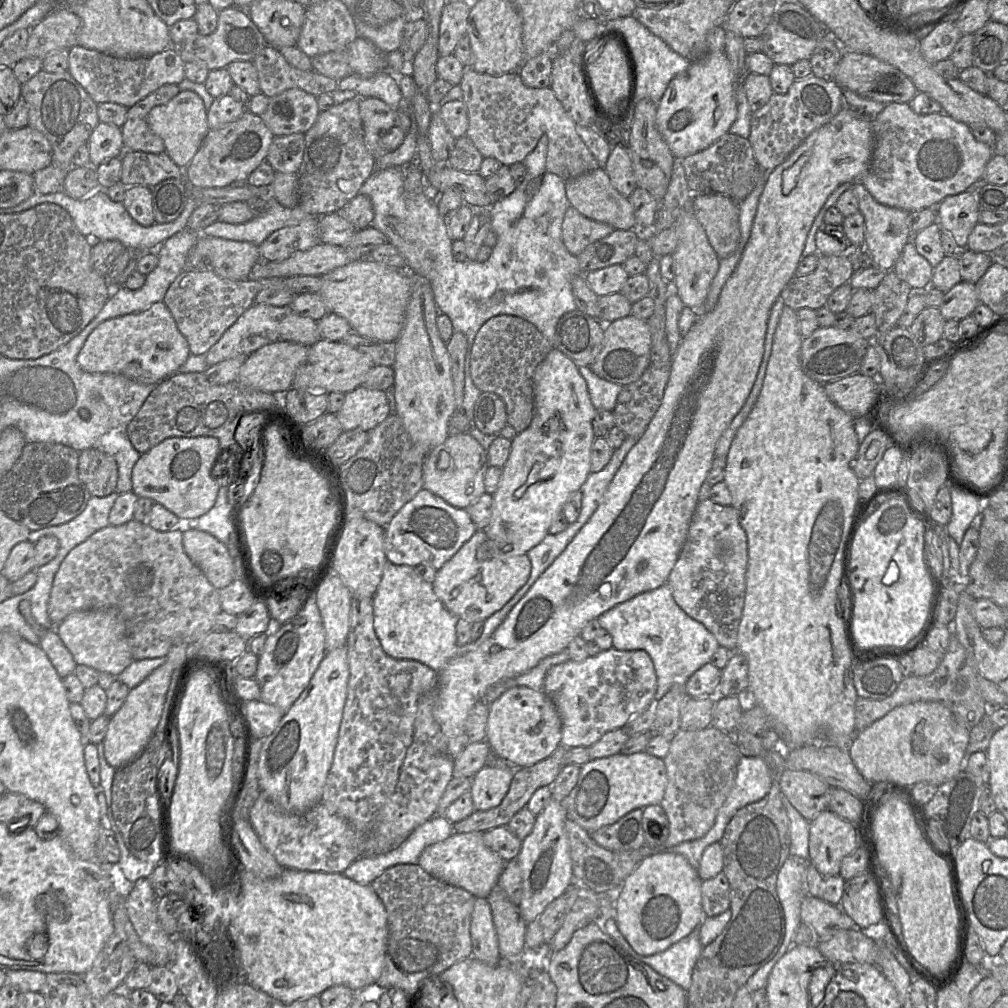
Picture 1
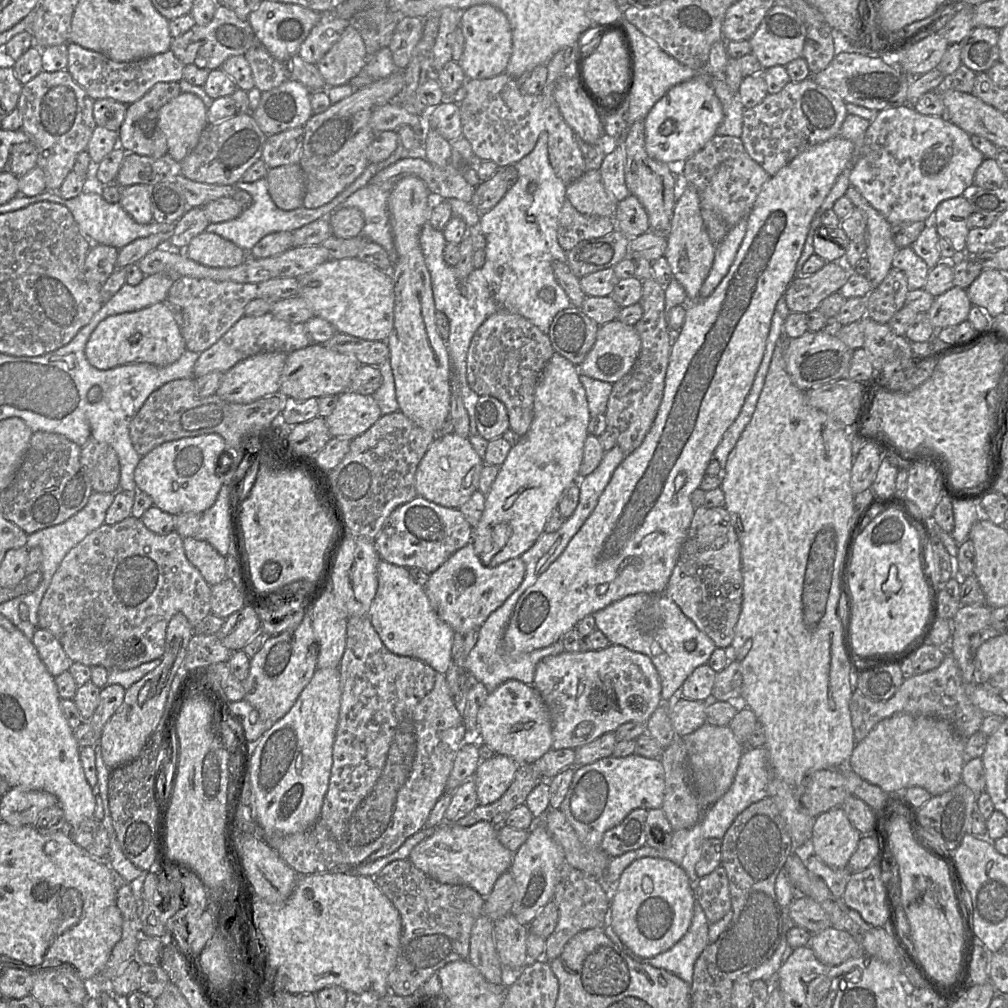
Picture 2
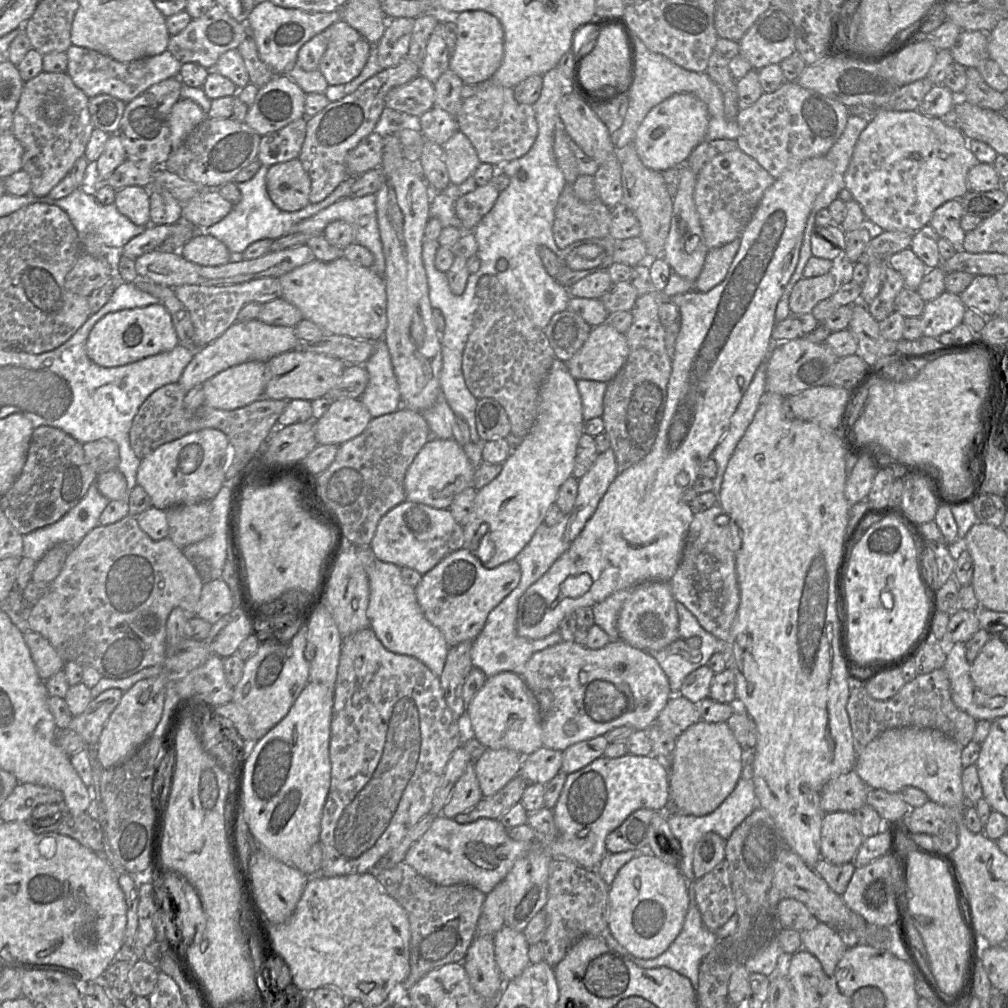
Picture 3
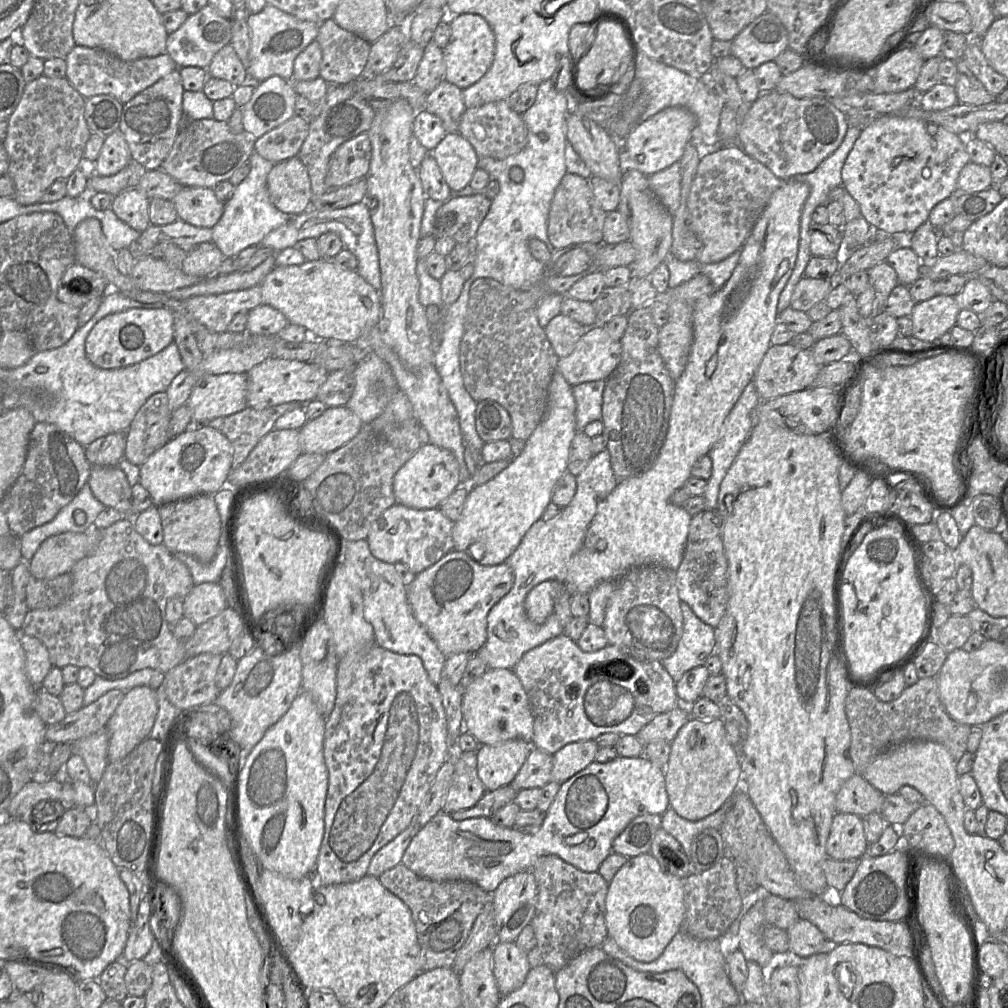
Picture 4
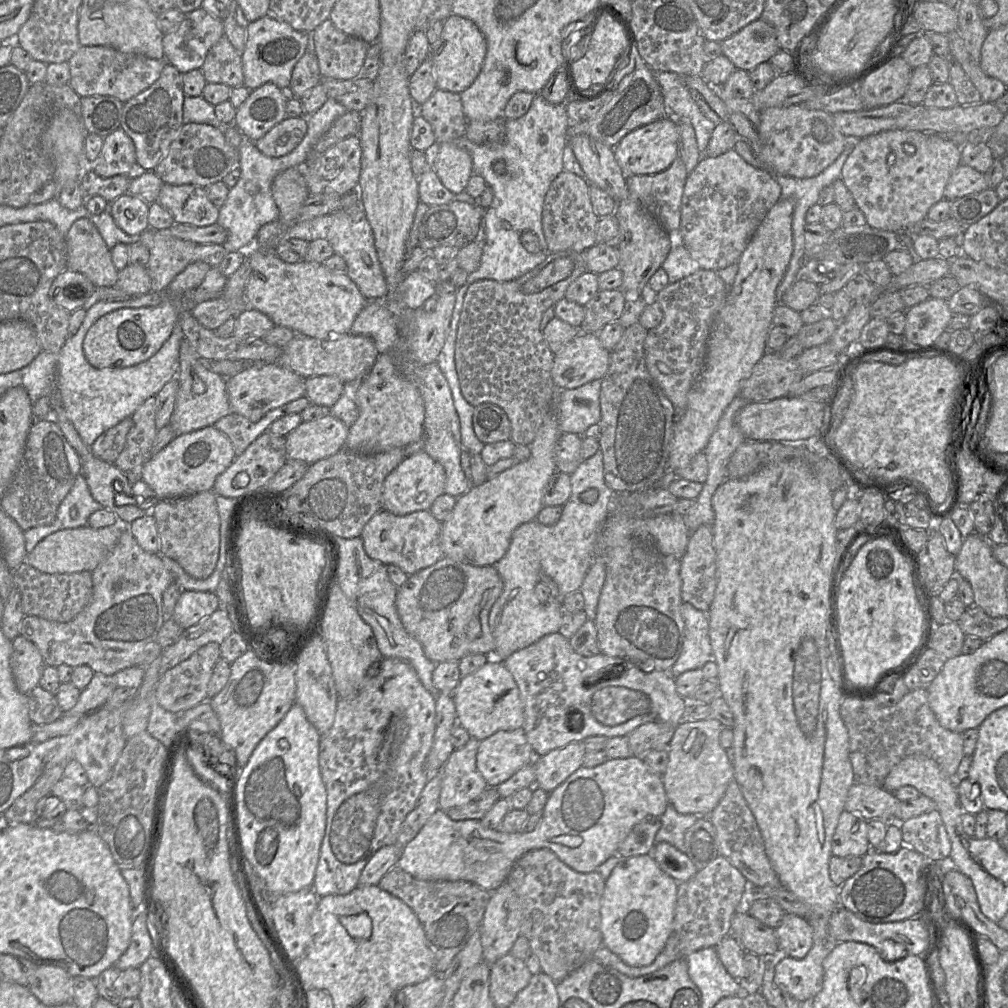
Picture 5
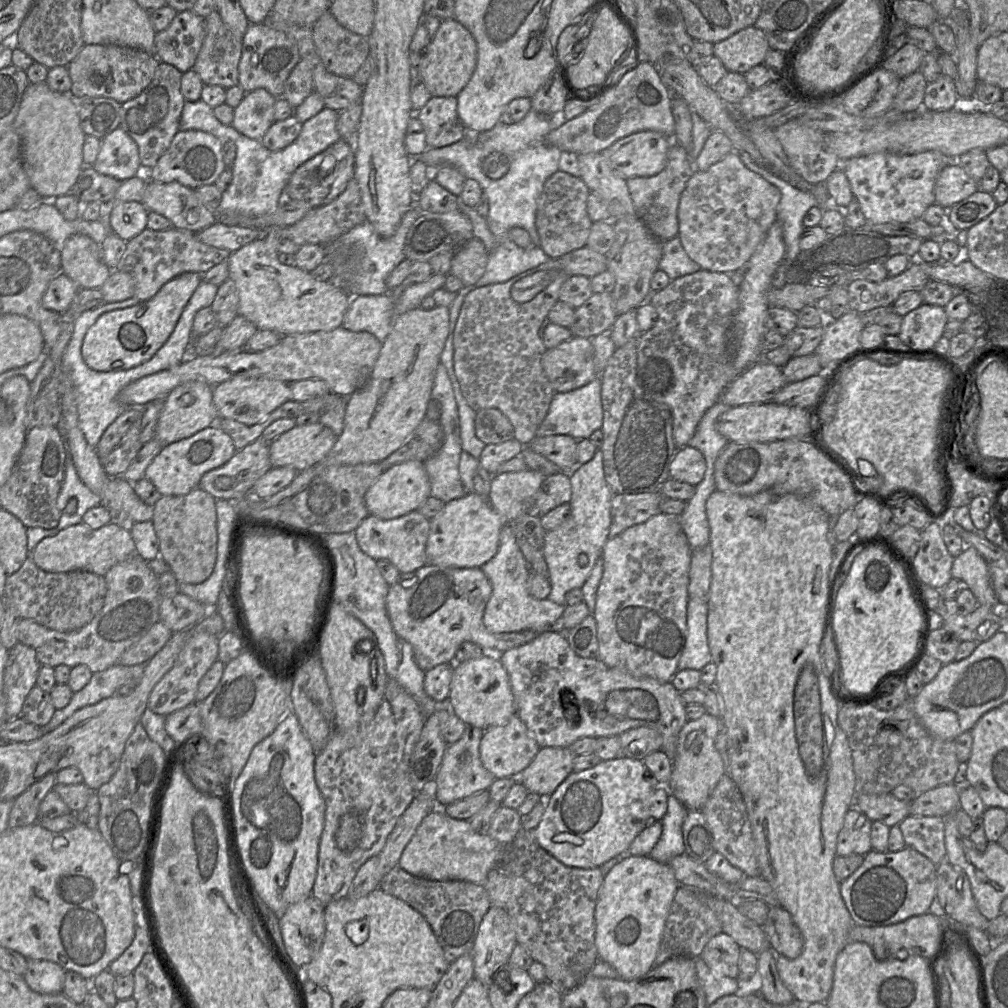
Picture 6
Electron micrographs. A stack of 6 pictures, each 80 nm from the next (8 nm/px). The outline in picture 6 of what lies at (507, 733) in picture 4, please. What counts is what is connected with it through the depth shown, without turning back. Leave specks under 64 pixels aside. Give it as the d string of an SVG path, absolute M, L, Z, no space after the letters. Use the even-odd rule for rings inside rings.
M494 653L454 664L450 683L450 710L466 725L487 730L506 725L516 714L515 699L507 671Z

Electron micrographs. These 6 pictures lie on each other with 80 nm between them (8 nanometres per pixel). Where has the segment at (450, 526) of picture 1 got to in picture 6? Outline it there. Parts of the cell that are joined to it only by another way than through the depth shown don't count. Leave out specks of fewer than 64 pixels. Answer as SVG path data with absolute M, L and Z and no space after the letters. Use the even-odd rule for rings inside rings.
M415 510L390 520L383 520L374 515L369 515L355 529L355 535L360 549L365 554L376 561L389 561L402 574L413 572L428 563L426 543L429 531L430 520L418 510Z

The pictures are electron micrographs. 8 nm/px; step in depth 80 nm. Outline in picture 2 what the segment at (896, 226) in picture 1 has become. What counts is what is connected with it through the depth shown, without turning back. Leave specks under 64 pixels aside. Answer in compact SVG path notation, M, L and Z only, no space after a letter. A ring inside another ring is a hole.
M852 185L845 192L856 208L866 217L867 247L865 256L869 262L866 275L872 290L877 288L892 268L892 260L898 247L892 236L892 225Z

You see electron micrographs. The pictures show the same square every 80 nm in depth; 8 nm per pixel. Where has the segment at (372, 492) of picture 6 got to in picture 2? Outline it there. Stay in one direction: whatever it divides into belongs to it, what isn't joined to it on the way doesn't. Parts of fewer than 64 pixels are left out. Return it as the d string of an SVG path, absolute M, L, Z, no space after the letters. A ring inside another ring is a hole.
M455 433L438 434L420 461L415 475L417 495L447 508L458 509L478 491L484 459L474 450L468 438Z

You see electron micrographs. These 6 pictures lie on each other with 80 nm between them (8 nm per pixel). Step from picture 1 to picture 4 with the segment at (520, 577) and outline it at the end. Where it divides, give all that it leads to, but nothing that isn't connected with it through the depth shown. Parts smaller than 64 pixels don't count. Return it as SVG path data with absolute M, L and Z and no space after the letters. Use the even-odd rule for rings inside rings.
M452 550L443 556L437 563L417 574L414 581L406 586L406 594L408 603L412 609L415 619L424 627L428 634L437 644L440 651L445 656L450 656L456 653L466 652L476 654L487 640L487 616L491 608L500 601L512 588L514 584L514 573L507 563L502 563L494 566L483 566L468 556L465 552Z

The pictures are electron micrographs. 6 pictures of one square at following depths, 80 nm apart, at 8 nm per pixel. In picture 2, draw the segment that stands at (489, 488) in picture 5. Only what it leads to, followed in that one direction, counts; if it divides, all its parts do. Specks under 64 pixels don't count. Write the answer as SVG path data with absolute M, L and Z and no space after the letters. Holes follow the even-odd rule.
M554 352L539 377L534 392L534 409L532 423L527 433L524 436L520 437L518 443L510 449L510 452L506 457L504 463L500 466L499 473L491 486L491 490L486 495L485 509L482 517L478 525L474 527L472 531L471 540L469 543L473 545L475 553L482 558L483 563L487 566L496 567L510 559L514 559L516 557L519 558L523 553L529 550L534 545L539 536L545 531L545 526L551 513L558 508L558 503L563 491L571 484L579 483L579 469L583 459L584 442L589 435L588 424L591 418L586 397L586 391L580 381L579 376L580 373L576 365L574 365L572 362L570 362L559 353ZM503 523L510 526L510 536L508 537L505 545L501 548L501 550L496 552L496 555L493 555L492 558L485 559L483 556L483 541L491 540L491 544L493 547L495 546L495 544L498 544L498 540L500 540L500 538L498 533L496 533L496 527Z

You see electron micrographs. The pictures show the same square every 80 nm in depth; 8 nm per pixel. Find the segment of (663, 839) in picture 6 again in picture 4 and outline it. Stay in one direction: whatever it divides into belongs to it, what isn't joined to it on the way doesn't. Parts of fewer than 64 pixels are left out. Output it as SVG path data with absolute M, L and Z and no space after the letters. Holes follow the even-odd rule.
M731 797L716 812L697 821L684 819L675 810L669 808L662 815L661 828L682 845L685 854L690 859L692 843L696 836L707 828L714 828L719 831L730 807Z

